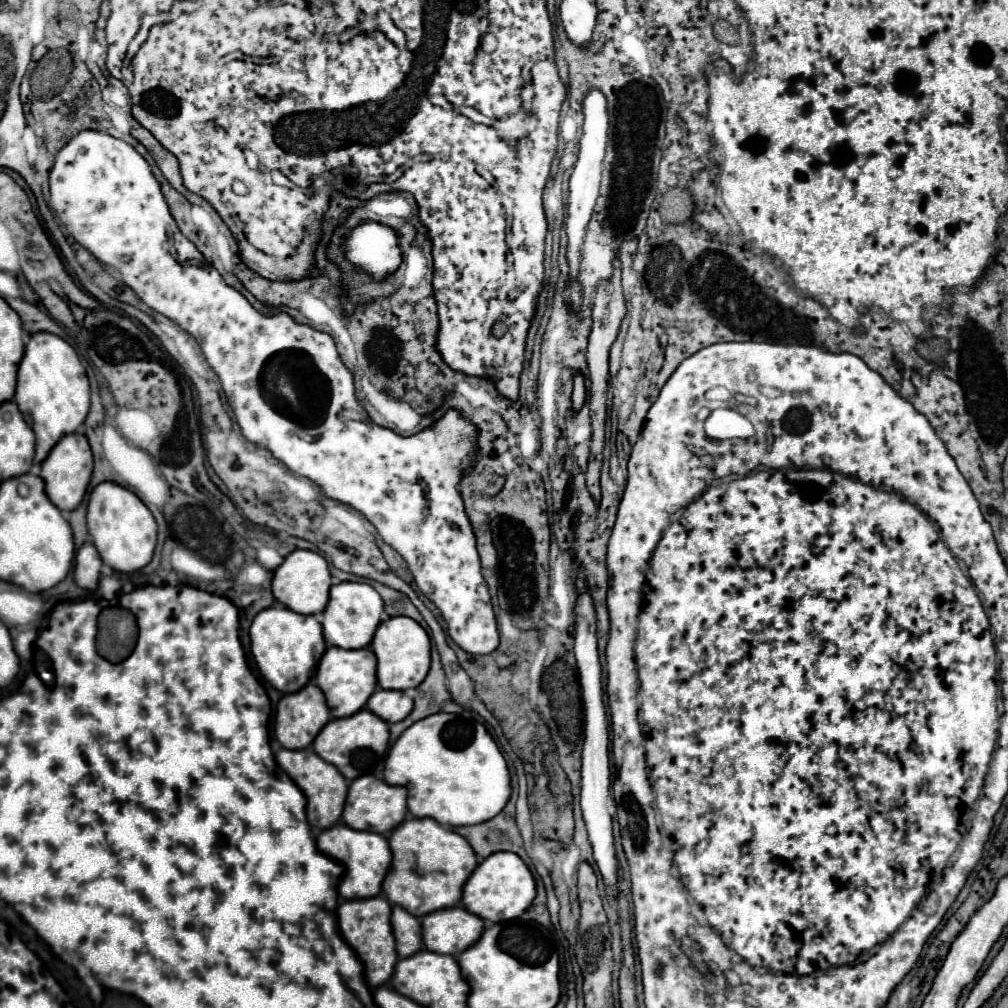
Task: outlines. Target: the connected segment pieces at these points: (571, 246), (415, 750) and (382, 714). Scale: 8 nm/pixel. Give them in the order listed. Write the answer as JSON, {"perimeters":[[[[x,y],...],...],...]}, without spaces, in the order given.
{"perimeters":[[[[590,89],[582,101],[582,137],[578,139],[578,153],[576,153],[576,165],[570,177],[570,195],[568,195],[568,217],[566,217],[566,229],[568,229],[568,261],[572,267],[572,275],[578,275],[578,261],[580,261],[580,243],[584,237],[584,229],[590,221],[598,187],[600,187],[600,173],[602,173],[602,161],[608,141],[608,111],[606,111],[606,97],[600,89]]],[[[436,713],[408,727],[386,755],[384,781],[408,789],[408,811],[414,817],[432,817],[440,825],[476,825],[496,817],[510,797],[510,773],[506,761],[480,721],[468,721],[452,713]]],[[[376,689],[366,703],[366,709],[388,723],[398,723],[412,711],[412,705],[414,701],[404,691]]]]}

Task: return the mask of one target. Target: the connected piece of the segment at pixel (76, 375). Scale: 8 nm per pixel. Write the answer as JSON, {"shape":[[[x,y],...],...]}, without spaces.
{"shape":[[[44,331],[32,335],[18,365],[18,385],[14,401],[30,423],[32,431],[36,433],[34,463],[42,463],[56,441],[62,435],[74,433],[88,415],[90,385],[78,353],[58,335]]]}

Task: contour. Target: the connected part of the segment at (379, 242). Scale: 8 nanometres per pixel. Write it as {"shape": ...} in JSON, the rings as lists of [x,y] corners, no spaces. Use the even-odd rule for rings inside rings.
{"shape":[[[378,223],[356,227],[342,249],[346,251],[346,257],[362,269],[362,273],[370,273],[374,279],[382,279],[396,271],[402,261],[394,231]]]}

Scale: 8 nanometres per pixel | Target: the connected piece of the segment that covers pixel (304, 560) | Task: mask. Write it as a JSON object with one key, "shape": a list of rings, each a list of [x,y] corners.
{"shape":[[[306,549],[292,551],[282,561],[282,565],[274,571],[274,577],[272,577],[272,593],[274,593],[276,601],[280,601],[284,607],[288,607],[300,615],[322,613],[328,603],[330,585],[332,585],[332,577],[330,577],[326,559],[322,555],[318,555],[314,551],[306,551]]]}

